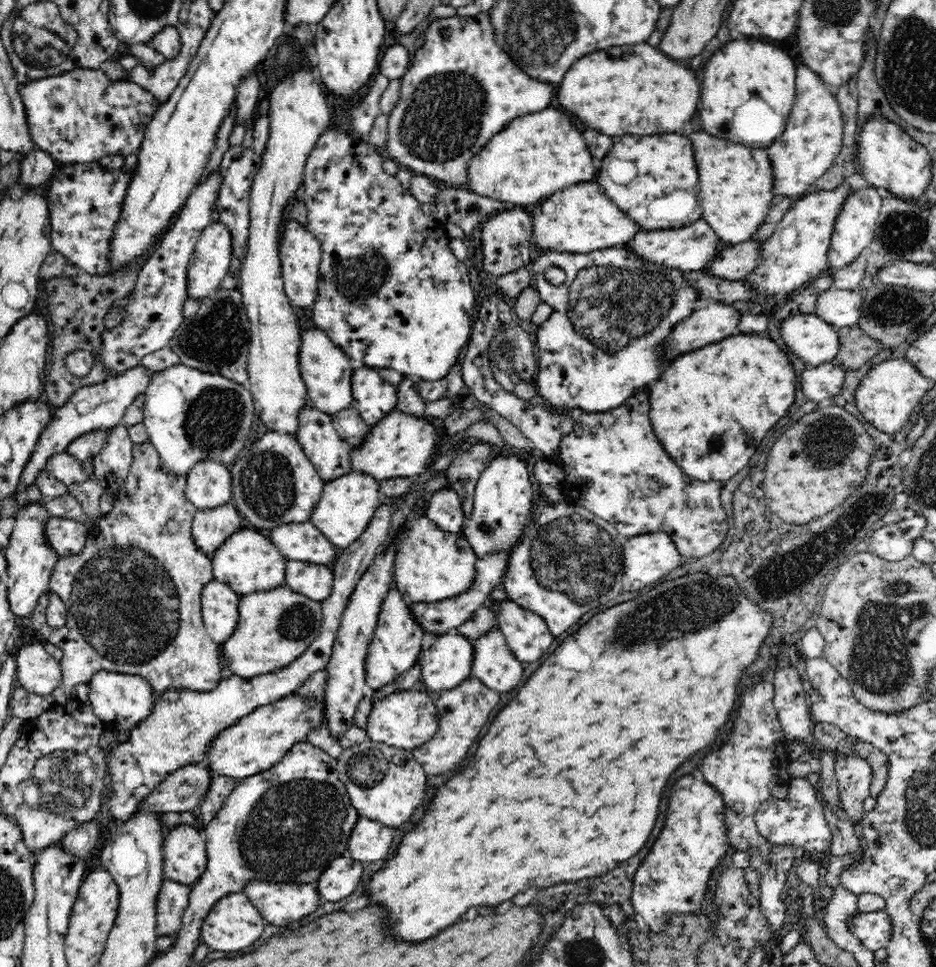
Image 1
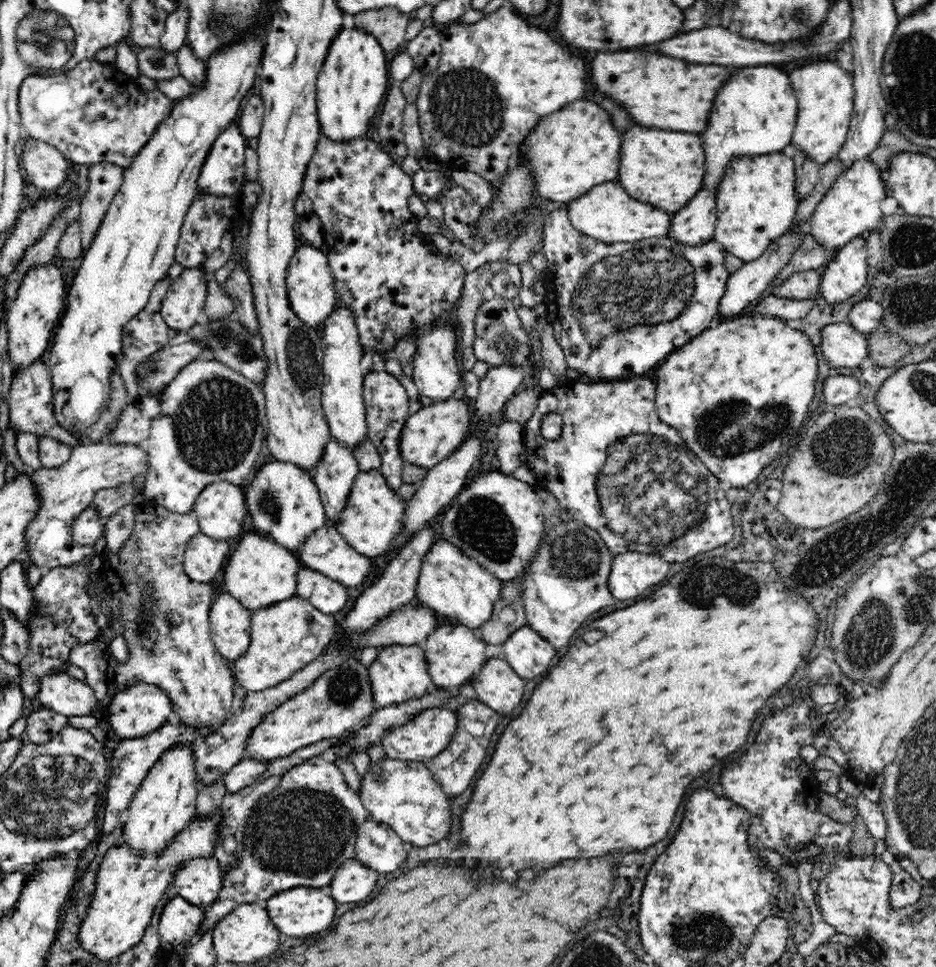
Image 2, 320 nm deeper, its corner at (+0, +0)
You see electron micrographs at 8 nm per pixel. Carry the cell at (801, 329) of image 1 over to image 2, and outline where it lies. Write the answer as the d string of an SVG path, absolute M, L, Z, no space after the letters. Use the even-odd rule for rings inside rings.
M836 322L836 324L824 324L819 329L819 350L826 357L831 366L842 368L859 368L860 364L868 357L867 334L858 332L848 323Z

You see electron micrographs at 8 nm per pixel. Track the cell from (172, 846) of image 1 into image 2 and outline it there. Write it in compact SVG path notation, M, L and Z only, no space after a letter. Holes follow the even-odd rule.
M213 856L187 859L175 871L173 881L178 895L203 910L218 896L222 882L222 866Z

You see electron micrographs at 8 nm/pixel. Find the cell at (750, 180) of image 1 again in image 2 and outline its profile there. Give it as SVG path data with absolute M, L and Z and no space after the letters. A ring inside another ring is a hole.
M774 152L761 156L744 156L730 162L720 188L716 190L717 222L713 238L727 252L745 263L756 260L777 238L789 232L798 210L796 197L796 174L792 155Z

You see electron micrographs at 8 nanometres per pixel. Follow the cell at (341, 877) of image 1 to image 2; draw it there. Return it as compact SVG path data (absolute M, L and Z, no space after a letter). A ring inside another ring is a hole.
M357 858L346 859L341 867L334 872L329 886L335 902L360 902L368 898L376 886L378 873Z

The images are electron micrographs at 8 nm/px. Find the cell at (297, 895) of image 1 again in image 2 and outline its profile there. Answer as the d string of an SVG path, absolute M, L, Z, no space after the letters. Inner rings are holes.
M290 888L290 890L274 894L266 902L266 910L275 927L281 934L292 936L292 938L304 938L304 936L310 936L310 934L318 934L318 932L326 930L328 926L332 926L332 922L334 922L336 902L332 895L328 896L322 888Z

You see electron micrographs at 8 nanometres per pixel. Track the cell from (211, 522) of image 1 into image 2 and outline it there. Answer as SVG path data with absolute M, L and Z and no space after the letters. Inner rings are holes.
M198 532L186 544L183 565L190 580L210 581L221 575L228 554L228 540L214 540Z

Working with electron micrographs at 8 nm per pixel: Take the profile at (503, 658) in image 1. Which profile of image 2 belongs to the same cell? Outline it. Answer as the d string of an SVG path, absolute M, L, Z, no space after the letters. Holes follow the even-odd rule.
M490 658L472 678L478 701L500 714L510 714L522 700L526 680L506 660Z

